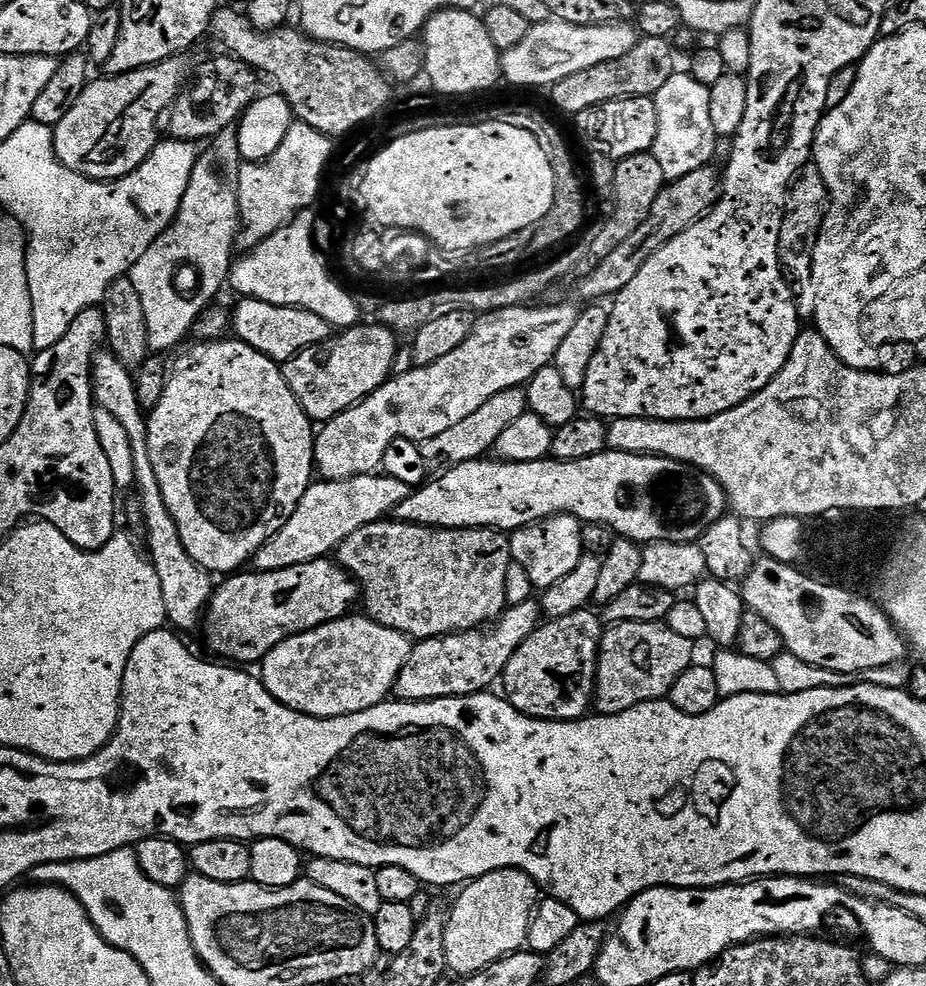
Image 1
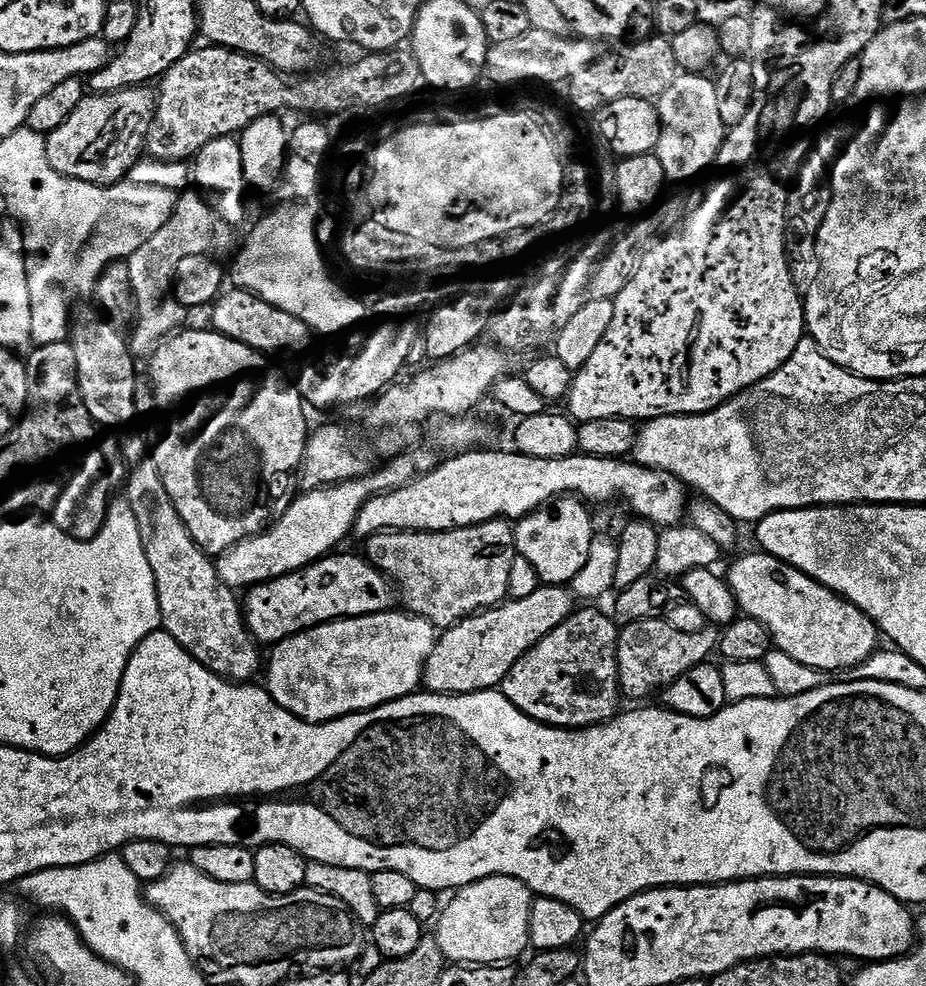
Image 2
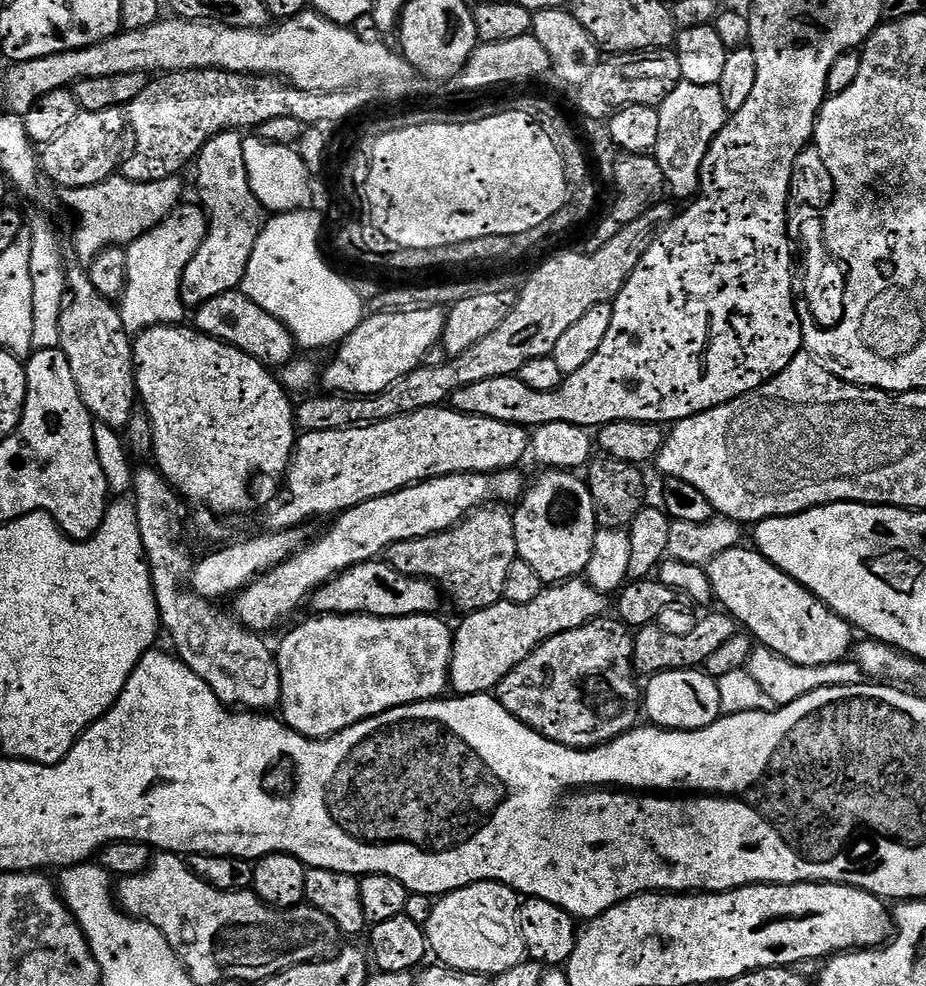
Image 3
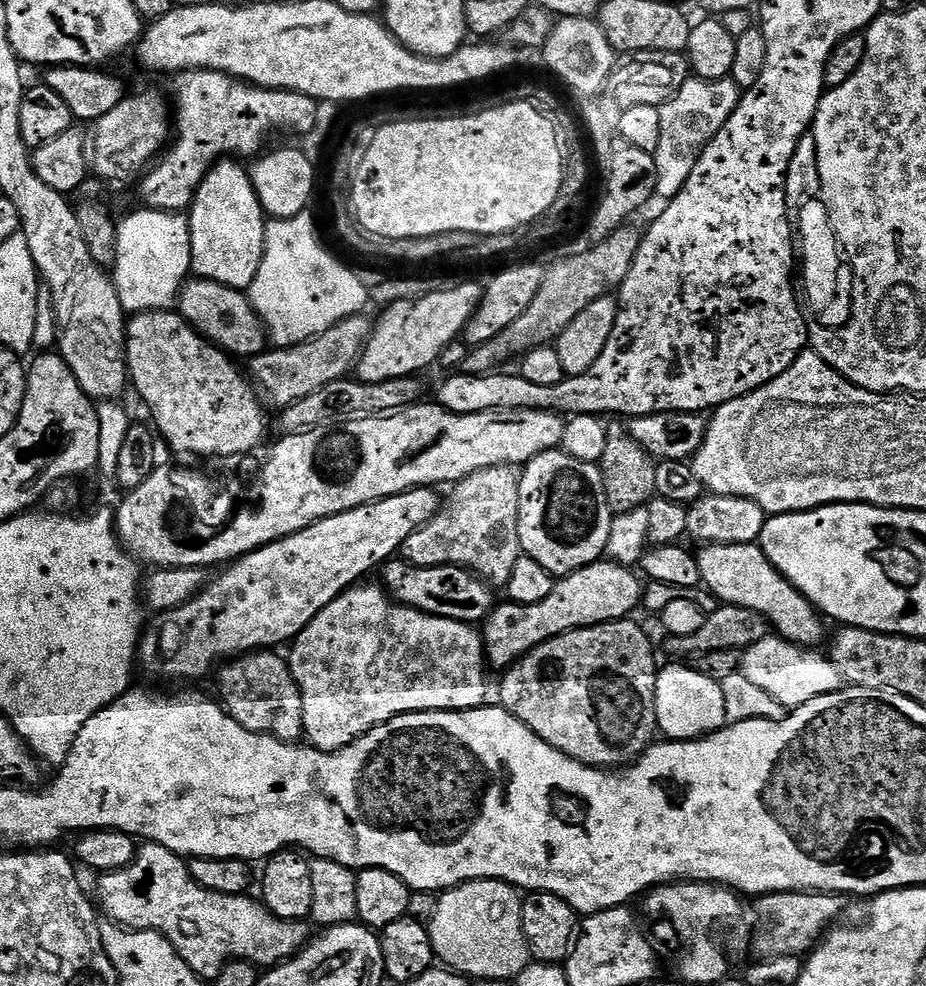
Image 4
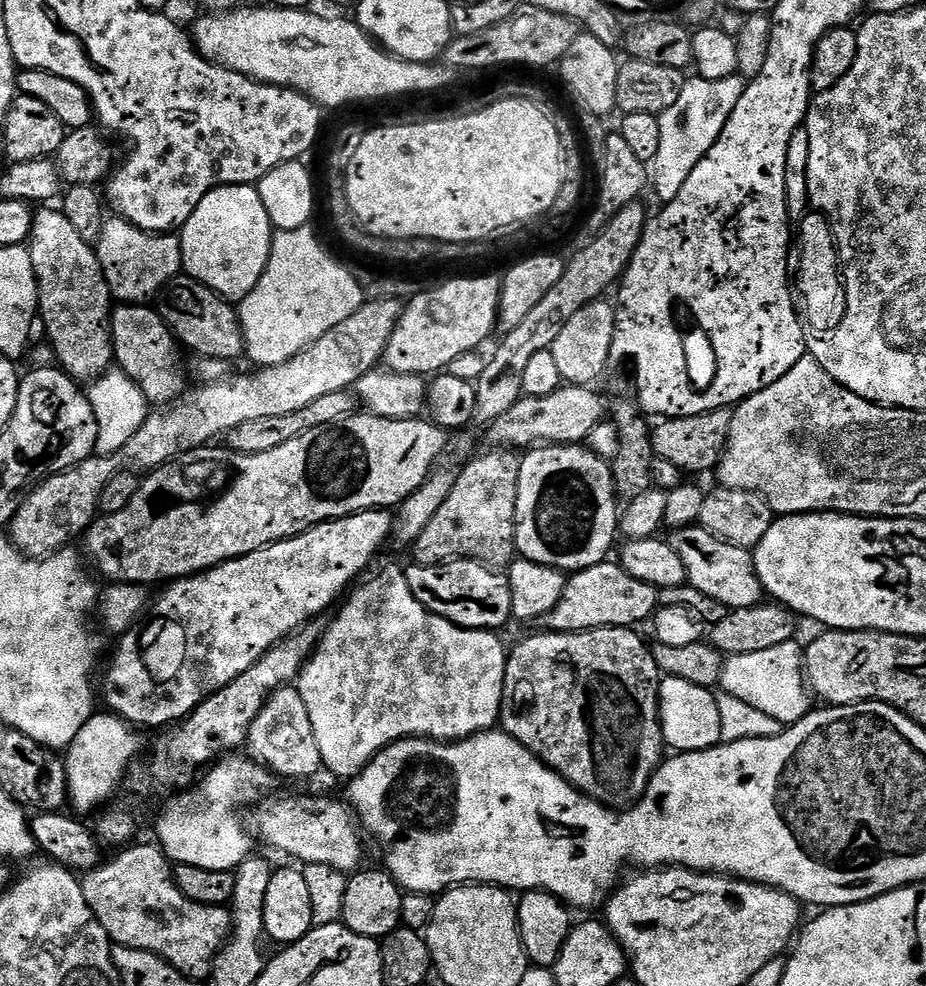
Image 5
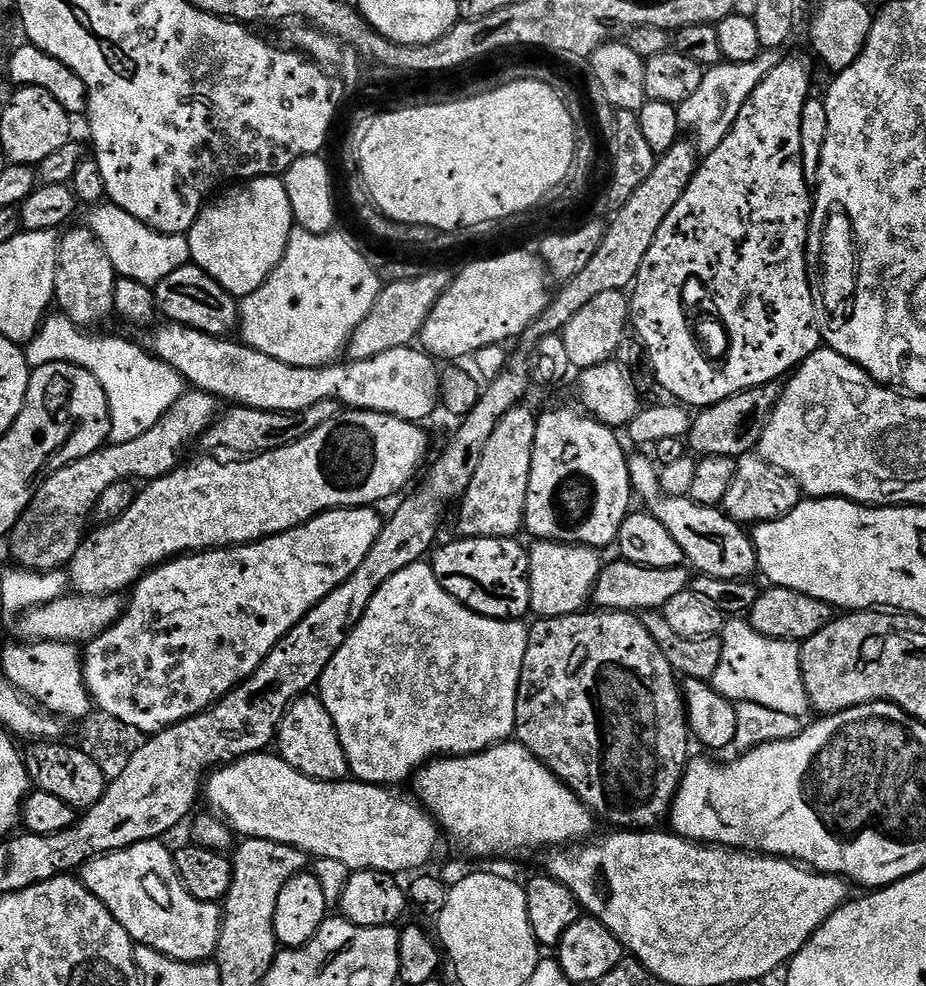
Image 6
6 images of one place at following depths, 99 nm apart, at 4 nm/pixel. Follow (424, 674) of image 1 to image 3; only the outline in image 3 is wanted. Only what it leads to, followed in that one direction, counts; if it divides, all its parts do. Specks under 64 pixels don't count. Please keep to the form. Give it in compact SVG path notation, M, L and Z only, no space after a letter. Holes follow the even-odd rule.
M587 579L561 580L559 584L545 587L540 591L544 592L522 601L521 604L515 604L511 598L499 600L494 606L486 606L477 612L467 613L463 617L464 621L458 626L455 625L448 678L451 691L456 696L479 696L491 693L500 685L502 678L506 678L506 674L510 674L510 670L514 670L514 666L522 663L539 644L544 644L566 630L578 630L605 615L605 593L599 592L593 584L588 583Z

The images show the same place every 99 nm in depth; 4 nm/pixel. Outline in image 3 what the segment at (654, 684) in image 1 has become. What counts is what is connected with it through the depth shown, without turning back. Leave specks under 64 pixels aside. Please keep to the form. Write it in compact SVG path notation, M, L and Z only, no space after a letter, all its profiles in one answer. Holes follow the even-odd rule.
M715 610L704 616L689 632L667 632L659 623L651 623L639 629L634 636L635 671L641 677L649 678L658 672L699 669L717 649L738 635L736 619L723 610Z

